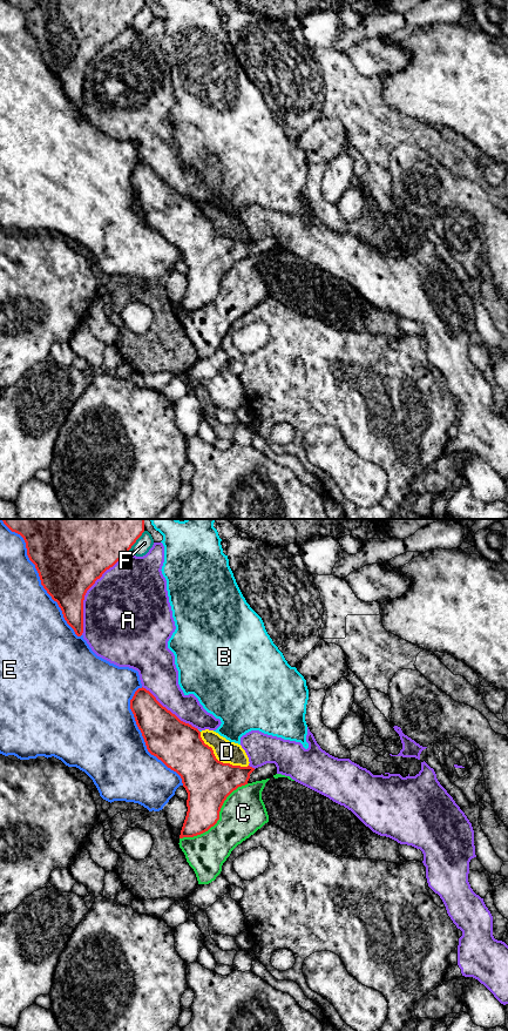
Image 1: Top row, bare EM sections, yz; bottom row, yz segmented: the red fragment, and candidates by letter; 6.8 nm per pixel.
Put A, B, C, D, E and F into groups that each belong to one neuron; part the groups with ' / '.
A / B / C / D / E / F

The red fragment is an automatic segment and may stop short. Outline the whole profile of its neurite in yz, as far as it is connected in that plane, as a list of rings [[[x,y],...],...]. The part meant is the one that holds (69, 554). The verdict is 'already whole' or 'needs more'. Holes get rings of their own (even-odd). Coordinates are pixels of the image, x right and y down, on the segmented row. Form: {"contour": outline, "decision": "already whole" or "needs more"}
{"contour": [[[1,519],[20,534],[41,585],[57,602],[67,624],[77,636],[83,633],[83,600],[102,574],[129,553],[144,532],[145,519]]], "decision": "already whole"}

